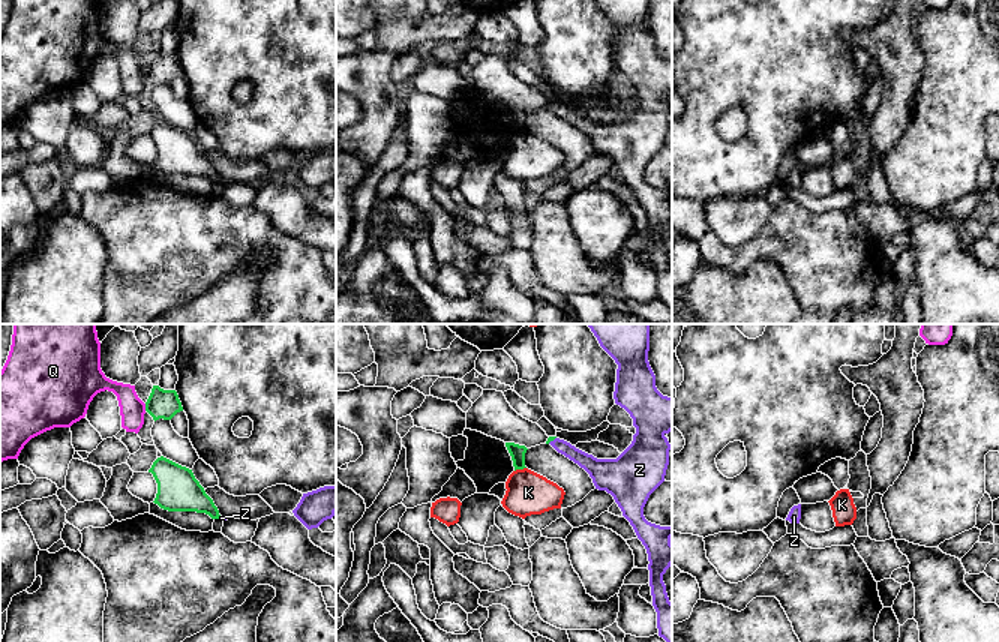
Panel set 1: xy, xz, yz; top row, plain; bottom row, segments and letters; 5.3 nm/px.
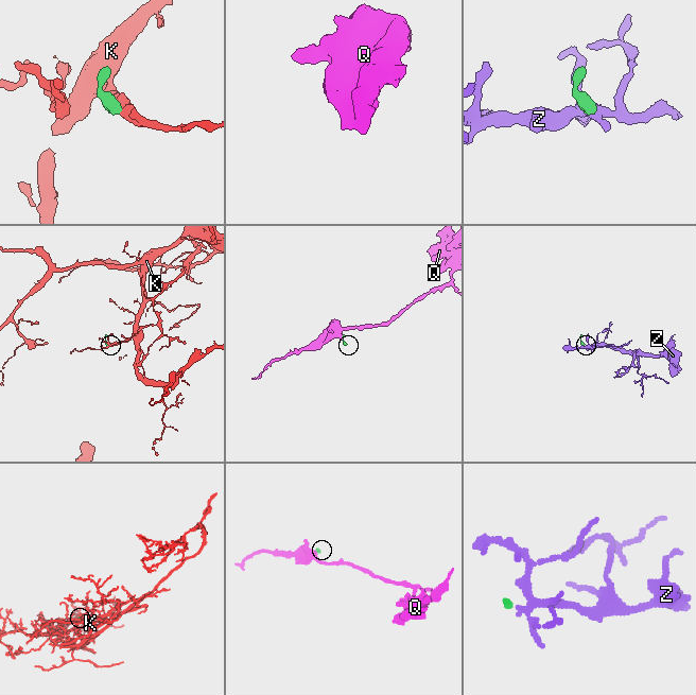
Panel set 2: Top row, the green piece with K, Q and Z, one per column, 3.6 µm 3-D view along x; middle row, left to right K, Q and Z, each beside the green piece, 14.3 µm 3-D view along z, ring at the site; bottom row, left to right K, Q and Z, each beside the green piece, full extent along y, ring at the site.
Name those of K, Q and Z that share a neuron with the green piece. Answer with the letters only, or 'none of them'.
Z

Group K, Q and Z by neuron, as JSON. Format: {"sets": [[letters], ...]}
{"sets": [["K"], ["Q"], ["Z"]]}

